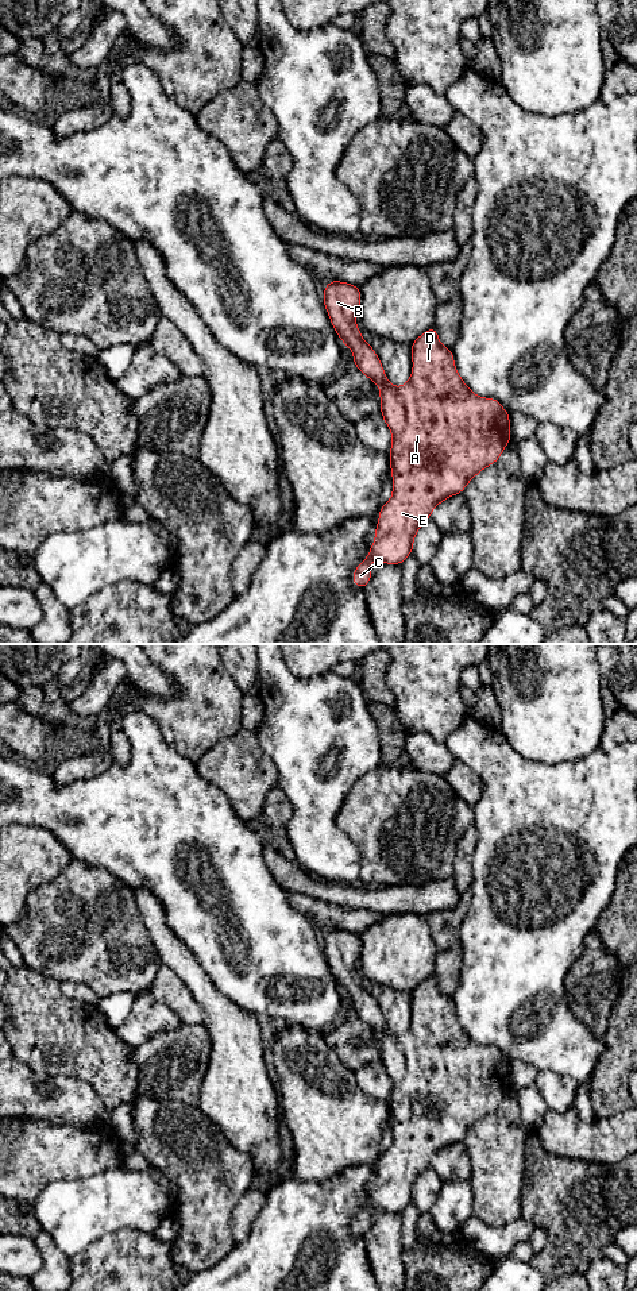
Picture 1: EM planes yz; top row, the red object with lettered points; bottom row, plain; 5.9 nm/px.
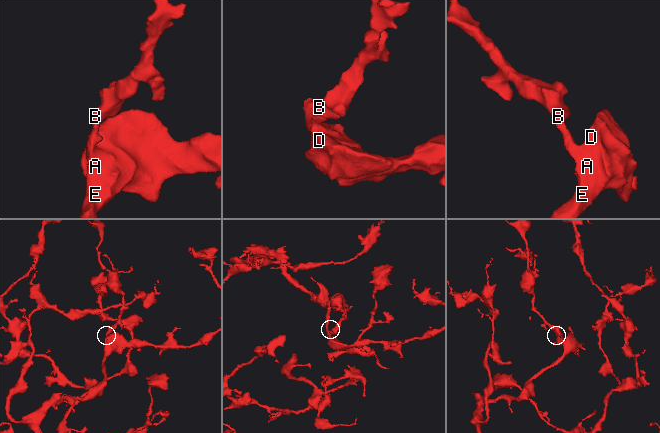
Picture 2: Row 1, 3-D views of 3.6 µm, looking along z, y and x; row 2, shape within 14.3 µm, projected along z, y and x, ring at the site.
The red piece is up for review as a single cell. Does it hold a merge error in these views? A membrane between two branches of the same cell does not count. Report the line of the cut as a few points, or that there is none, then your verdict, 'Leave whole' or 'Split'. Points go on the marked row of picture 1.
No split. Leave whole

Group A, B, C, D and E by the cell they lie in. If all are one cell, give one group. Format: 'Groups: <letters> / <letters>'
Groups: A B C D E

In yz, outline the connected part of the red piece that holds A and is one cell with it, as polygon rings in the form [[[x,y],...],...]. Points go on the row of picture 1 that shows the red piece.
[[[329,281],[324,289],[323,301],[331,323],[343,343],[351,348],[354,365],[381,386],[381,412],[393,436],[389,455],[393,495],[381,506],[375,541],[352,576],[358,587],[367,587],[372,559],[386,564],[402,564],[413,552],[414,536],[431,517],[433,508],[464,491],[478,473],[495,463],[511,435],[510,414],[498,400],[478,397],[467,387],[453,365],[453,351],[440,343],[435,327],[412,343],[413,371],[409,381],[401,387],[393,386],[386,379],[378,355],[356,327],[355,316],[359,313],[360,300],[360,289],[347,282]]]

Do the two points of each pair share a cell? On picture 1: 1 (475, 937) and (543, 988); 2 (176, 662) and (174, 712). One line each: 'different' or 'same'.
1: same
2: same

